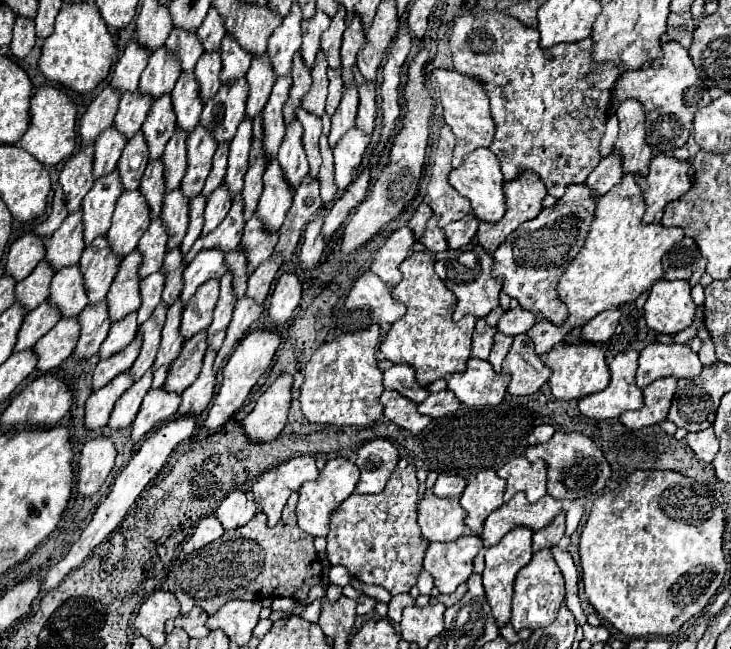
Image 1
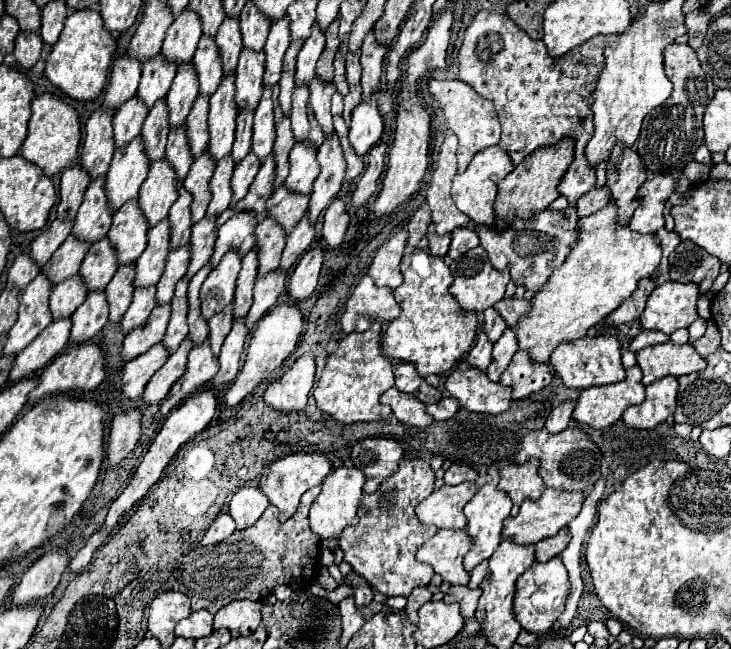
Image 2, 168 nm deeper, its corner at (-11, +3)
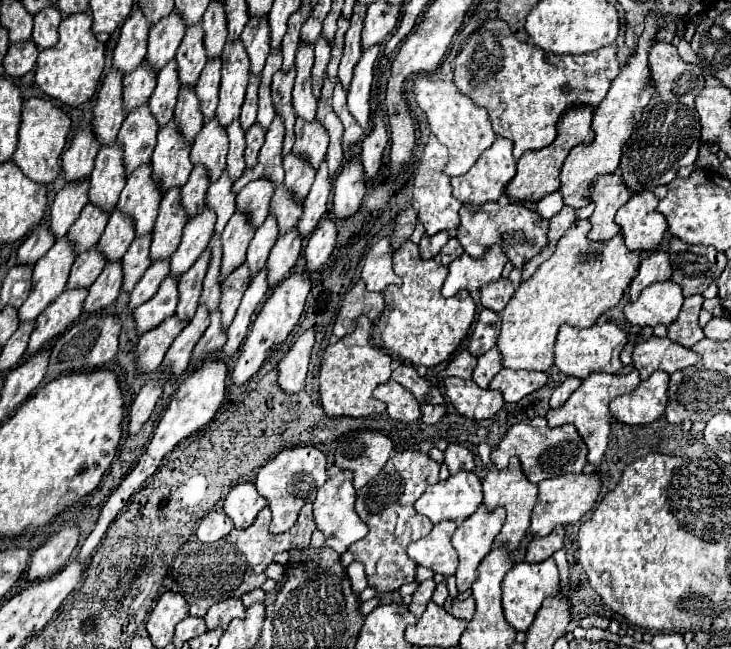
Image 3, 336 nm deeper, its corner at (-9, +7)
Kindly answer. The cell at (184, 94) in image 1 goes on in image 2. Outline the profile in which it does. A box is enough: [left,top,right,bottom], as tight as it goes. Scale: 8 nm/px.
[192,37,224,95]

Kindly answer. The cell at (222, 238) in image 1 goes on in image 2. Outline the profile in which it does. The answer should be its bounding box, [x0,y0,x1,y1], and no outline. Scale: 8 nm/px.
[218,153,276,227]

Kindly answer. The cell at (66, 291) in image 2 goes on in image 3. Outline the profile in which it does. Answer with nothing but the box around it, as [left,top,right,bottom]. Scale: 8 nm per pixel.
[66,247,106,289]

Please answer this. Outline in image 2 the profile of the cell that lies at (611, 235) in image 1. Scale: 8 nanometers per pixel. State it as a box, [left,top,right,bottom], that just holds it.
[510,203,662,363]

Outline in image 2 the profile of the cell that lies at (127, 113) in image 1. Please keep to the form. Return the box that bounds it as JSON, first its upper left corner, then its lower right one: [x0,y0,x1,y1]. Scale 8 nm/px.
[138,53,176,107]

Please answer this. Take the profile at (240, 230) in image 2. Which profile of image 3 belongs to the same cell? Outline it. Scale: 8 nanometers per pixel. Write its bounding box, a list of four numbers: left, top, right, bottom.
[236,181,274,229]

